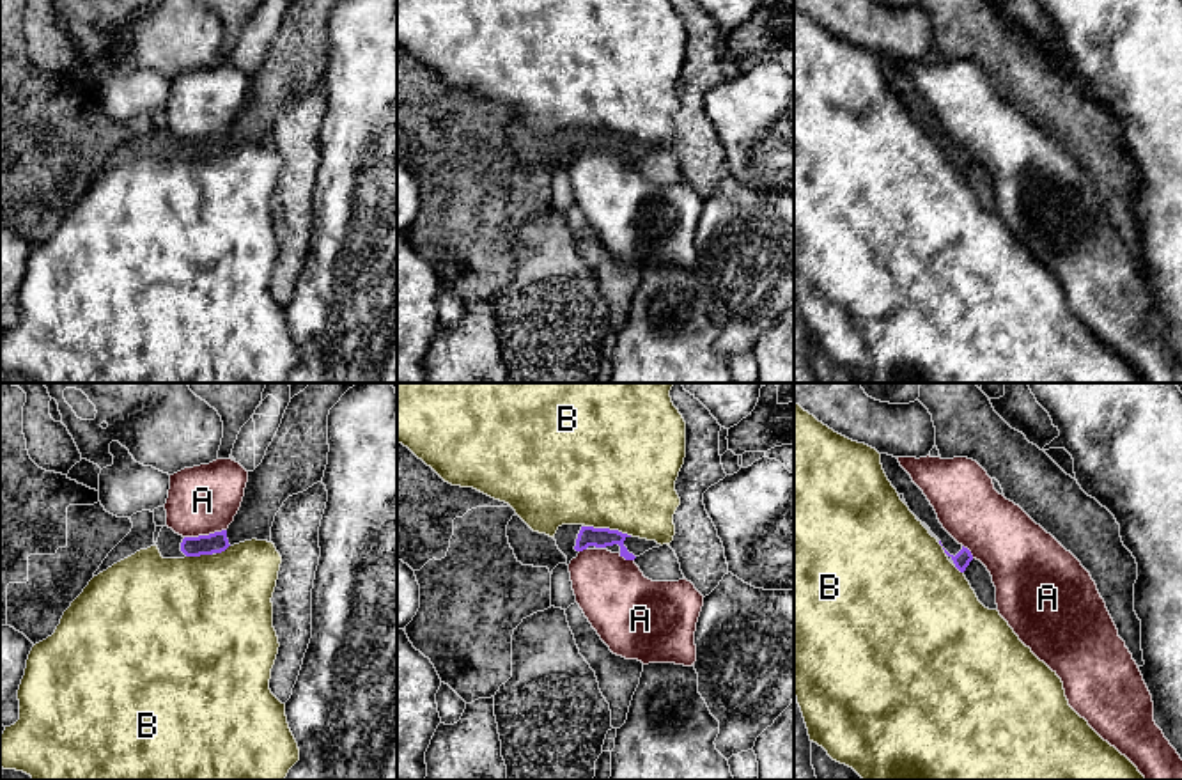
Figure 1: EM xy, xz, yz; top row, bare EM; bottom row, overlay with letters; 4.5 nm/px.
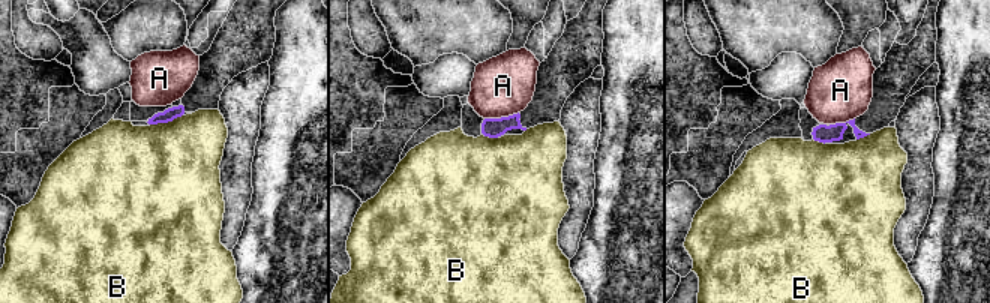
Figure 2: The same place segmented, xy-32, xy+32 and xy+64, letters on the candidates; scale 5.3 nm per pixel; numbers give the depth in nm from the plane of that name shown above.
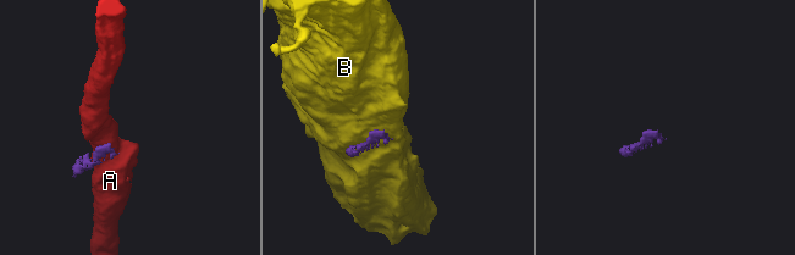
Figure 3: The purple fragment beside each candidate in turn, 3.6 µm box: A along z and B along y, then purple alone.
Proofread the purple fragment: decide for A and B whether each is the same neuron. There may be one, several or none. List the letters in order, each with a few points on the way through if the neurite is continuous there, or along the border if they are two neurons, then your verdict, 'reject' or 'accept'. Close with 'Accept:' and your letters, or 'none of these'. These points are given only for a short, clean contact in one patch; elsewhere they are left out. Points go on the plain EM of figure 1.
A: along xy (225, 132), (185, 140) | reject
B: reject
Accept: none of these

